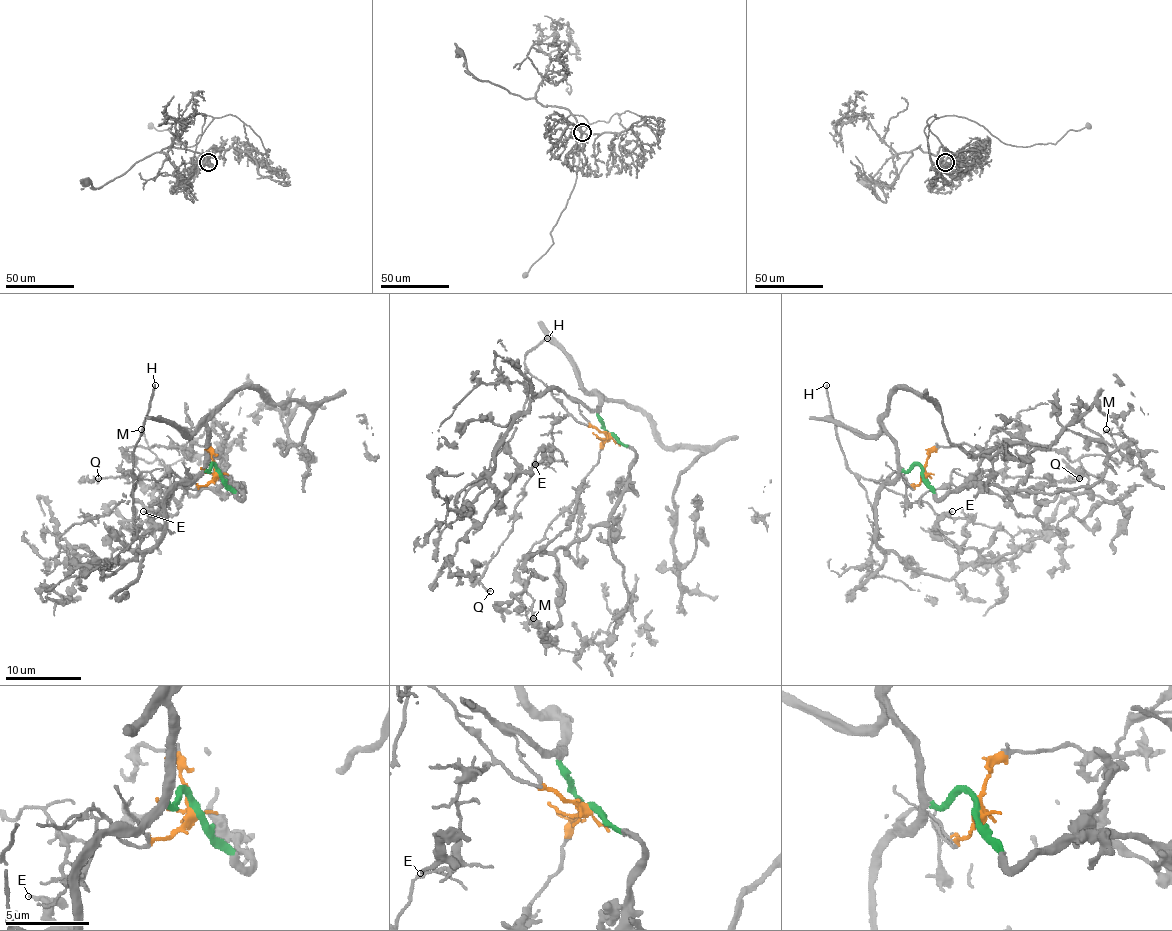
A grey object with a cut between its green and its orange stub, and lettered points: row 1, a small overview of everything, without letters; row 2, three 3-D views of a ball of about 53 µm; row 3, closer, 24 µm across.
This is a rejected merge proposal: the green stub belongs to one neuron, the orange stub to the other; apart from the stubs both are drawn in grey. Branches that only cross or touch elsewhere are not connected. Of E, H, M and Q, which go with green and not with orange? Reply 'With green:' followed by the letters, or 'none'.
With green: E

